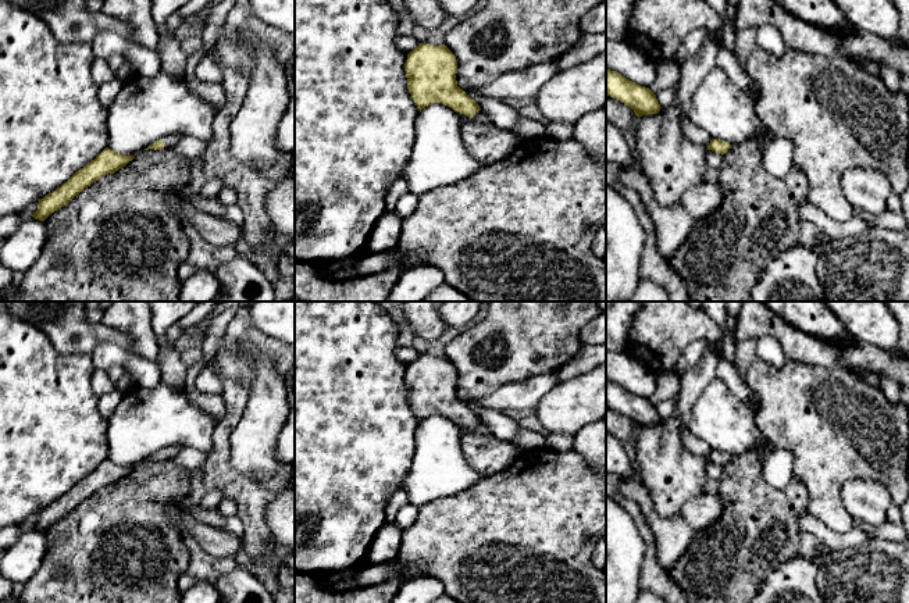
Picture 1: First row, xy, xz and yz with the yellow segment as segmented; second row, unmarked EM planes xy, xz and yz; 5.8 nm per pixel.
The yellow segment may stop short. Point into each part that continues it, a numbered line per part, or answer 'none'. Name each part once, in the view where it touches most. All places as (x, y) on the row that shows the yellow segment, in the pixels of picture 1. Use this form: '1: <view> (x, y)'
1: xy (170, 141)

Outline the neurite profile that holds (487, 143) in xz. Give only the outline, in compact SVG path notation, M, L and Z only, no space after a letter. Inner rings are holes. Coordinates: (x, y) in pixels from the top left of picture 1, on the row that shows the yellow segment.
M463 115L460 132L467 151L482 165L502 161L523 140L510 131L499 129L493 124L480 122L467 115Z

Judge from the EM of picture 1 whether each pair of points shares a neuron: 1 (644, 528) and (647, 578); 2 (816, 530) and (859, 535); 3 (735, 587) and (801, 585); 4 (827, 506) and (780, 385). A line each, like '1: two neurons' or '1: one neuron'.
1: one neuron
2: one neuron
3: two neurons
4: one neuron

